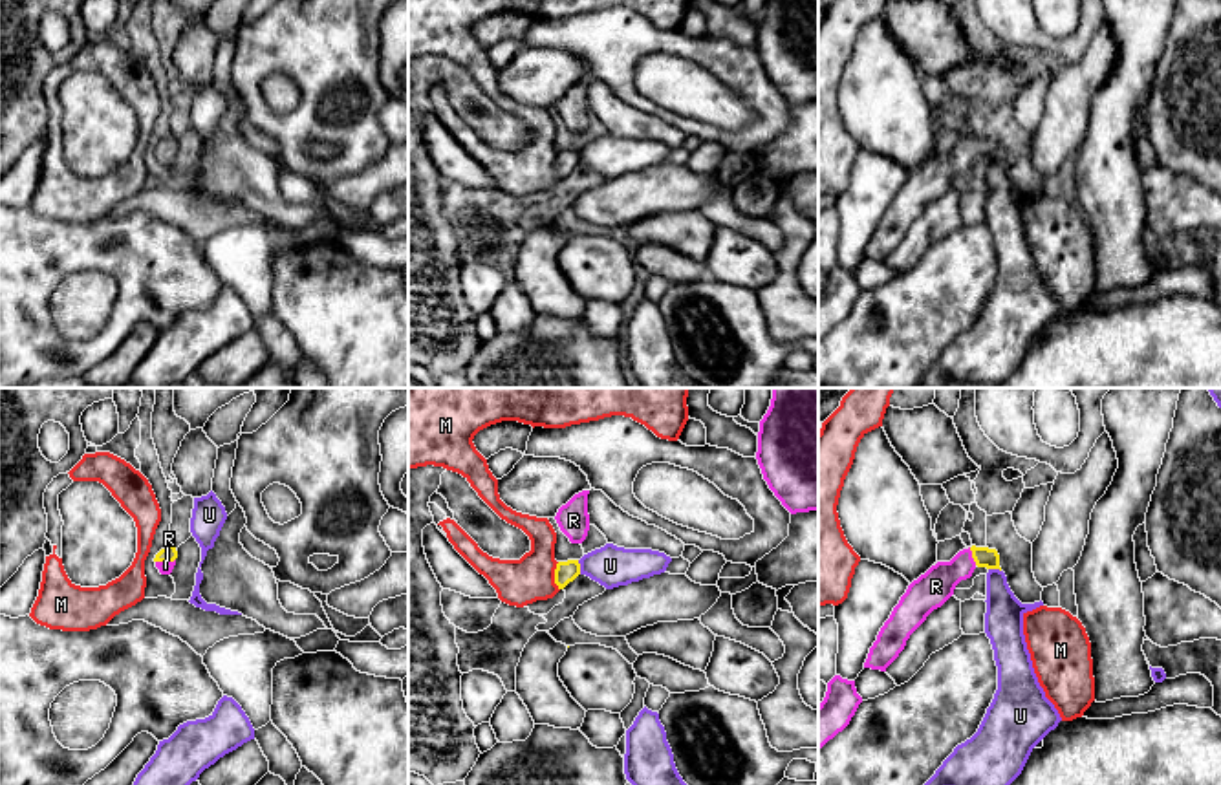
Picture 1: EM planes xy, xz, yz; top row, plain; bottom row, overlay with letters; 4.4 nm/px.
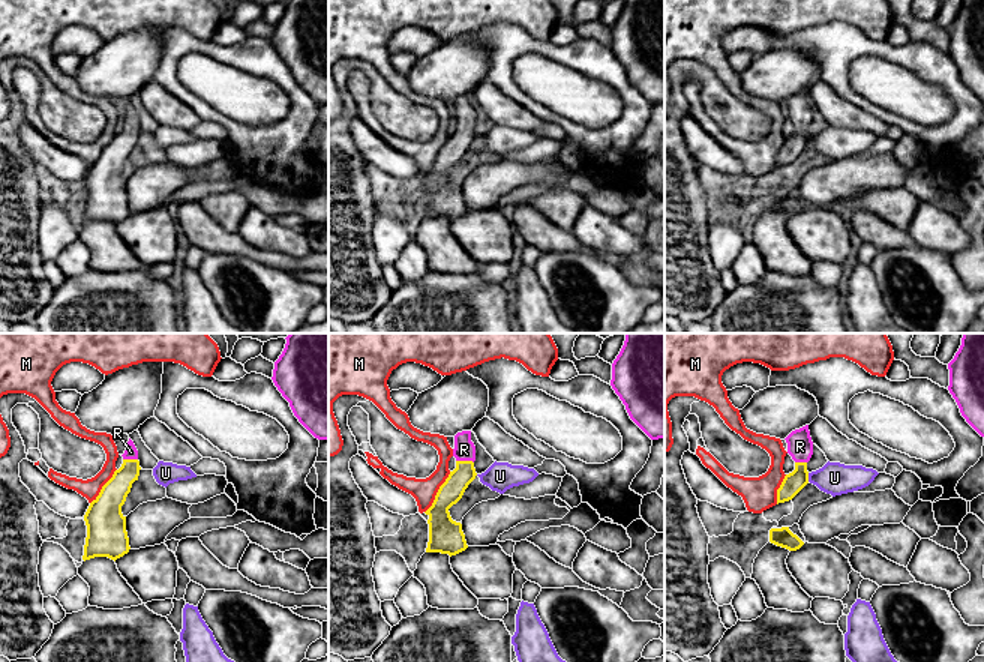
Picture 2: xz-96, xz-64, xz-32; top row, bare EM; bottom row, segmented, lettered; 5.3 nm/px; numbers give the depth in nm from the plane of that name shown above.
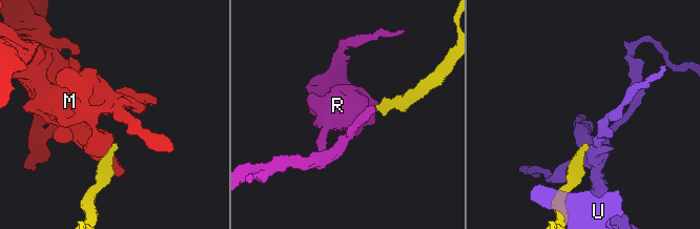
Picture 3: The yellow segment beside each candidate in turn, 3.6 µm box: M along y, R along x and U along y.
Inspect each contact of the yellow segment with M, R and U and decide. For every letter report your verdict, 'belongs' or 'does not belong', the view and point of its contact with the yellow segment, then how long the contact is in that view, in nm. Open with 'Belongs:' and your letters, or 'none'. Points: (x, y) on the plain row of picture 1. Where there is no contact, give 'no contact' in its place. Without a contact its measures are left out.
Belongs: R
M: does not belong; contact xz (555, 167); length 130 nm
R: belongs; contact xy (165, 150); length 90 nm
U: does not belong; contact xz (579, 158); length 70 nm

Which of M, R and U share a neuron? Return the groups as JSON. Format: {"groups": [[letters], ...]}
{"groups": [["M"], ["R"], ["U"]]}

